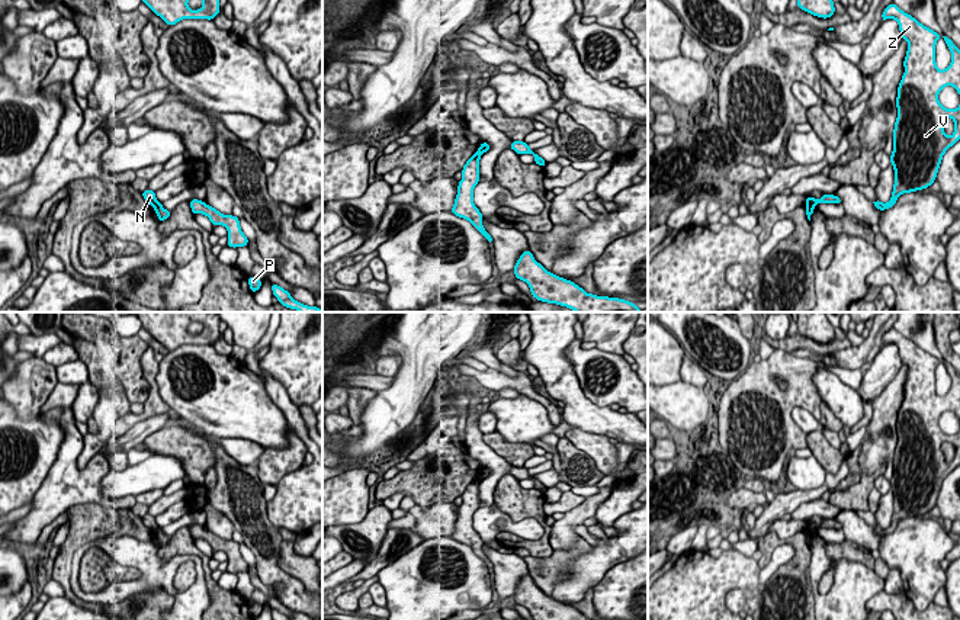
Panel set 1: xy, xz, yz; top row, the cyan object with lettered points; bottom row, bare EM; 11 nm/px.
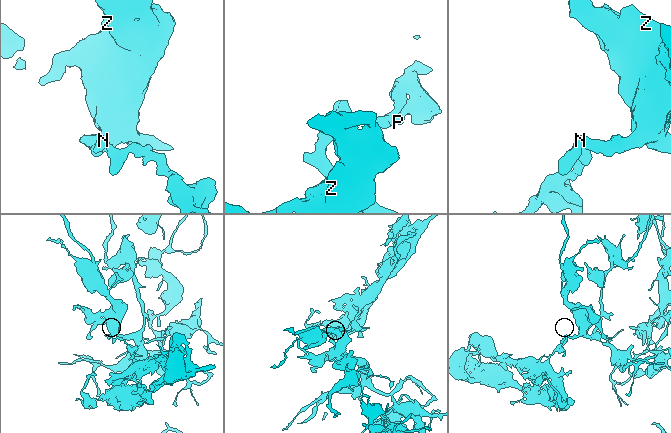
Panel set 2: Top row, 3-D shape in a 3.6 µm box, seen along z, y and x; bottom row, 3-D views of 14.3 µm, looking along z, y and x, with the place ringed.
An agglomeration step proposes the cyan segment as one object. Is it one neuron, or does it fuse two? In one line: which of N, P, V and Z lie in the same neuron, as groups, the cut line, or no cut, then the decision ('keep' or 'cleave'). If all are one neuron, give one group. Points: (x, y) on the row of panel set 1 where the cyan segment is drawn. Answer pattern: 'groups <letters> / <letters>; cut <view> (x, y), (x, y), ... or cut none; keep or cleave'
groups N V Z / P; cut xy (159, 202), (153, 206); cleave

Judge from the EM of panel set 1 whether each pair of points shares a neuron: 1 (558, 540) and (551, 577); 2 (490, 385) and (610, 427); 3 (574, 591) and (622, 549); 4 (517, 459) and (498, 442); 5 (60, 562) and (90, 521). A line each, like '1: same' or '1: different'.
1: different
2: different
3: same
4: same
5: same

